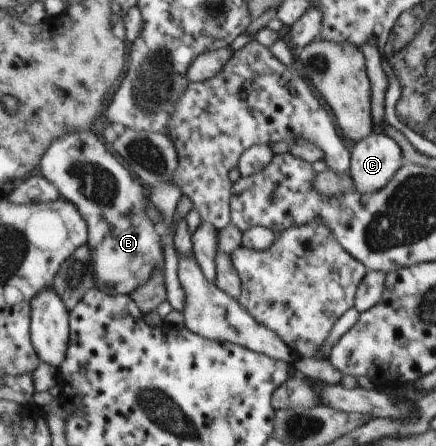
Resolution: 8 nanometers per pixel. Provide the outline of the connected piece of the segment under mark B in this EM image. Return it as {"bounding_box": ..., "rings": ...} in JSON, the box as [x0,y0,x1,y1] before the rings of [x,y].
{"bounding_box":[38,131,164,295],"rings":[[[93,131],[67,133],[65,137],[52,142],[38,167],[43,176],[57,188],[61,198],[72,202],[87,223],[87,245],[90,247],[95,287],[105,294],[130,295],[135,289],[145,286],[157,269],[164,270],[163,244],[155,223],[146,213],[147,194],[143,192],[143,185],[107,150],[103,138],[95,136]]]}

